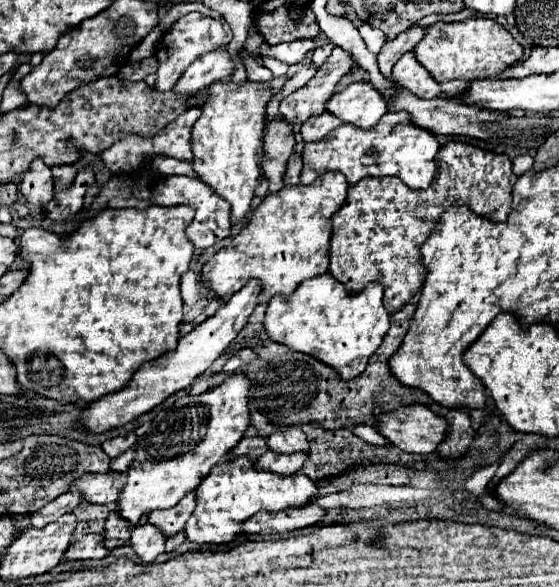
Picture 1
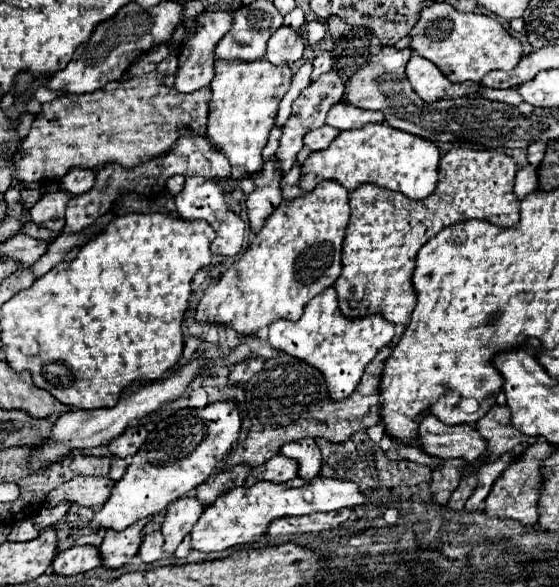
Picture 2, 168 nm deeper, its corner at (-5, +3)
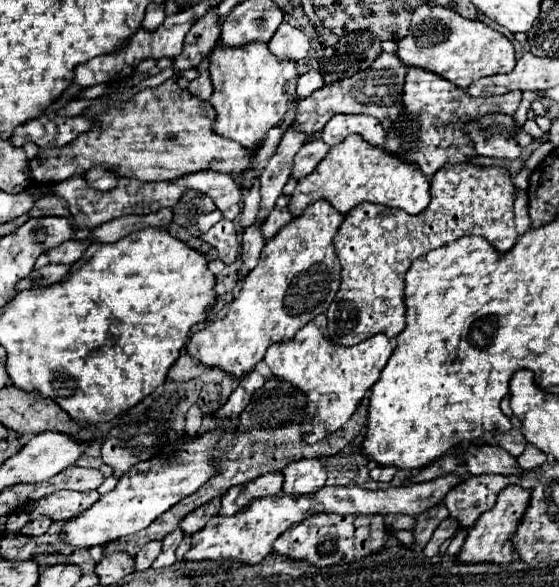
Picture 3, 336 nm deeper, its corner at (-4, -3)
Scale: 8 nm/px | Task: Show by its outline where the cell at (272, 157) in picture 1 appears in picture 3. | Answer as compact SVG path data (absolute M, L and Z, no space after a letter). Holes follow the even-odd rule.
M252 225L248 227L244 233L242 233L242 249L240 249L240 277L246 277L256 265L258 265L258 259L260 259L260 253L262 253L262 247L264 247L264 237L262 237L262 231L258 225Z

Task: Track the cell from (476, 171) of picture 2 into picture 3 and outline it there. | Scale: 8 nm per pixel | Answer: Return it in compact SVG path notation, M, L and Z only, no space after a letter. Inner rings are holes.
M448 163L432 175L430 185L432 201L418 215L374 203L360 203L346 215L334 237L334 251L342 265L342 285L326 311L328 335L334 343L352 347L376 333L394 339L406 325L406 309L402 307L404 275L410 263L428 251L464 235L484 237L498 253L514 247L518 239L514 229L516 187L506 169Z

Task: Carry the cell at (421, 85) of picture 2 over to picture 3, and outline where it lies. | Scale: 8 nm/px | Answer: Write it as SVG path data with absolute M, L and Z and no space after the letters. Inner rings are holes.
M408 67L402 95L404 111L402 117L394 121L394 127L386 131L384 151L418 165L426 177L432 177L446 163L466 163L472 157L476 157L470 137L462 133L464 123L480 119L486 113L514 115L520 101L522 101L520 91L510 91L500 97L470 97L464 89L454 87L440 75ZM396 137L402 141L396 141Z

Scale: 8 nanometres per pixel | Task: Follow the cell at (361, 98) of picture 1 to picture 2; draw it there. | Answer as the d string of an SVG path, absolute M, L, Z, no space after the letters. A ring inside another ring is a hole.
M339 101L327 113L327 125L337 127L339 131L345 129L361 129L367 123L383 123L383 113L375 113L369 109L355 109L355 105L347 105L347 101Z

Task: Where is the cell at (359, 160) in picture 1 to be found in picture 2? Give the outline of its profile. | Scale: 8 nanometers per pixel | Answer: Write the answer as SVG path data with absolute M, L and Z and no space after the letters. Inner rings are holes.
M387 123L365 125L361 129L341 131L327 149L311 153L303 163L299 187L311 191L323 179L335 179L349 191L361 183L375 183L385 189L401 191L409 199L425 199L437 187L439 157L439 147L423 137L393 129Z

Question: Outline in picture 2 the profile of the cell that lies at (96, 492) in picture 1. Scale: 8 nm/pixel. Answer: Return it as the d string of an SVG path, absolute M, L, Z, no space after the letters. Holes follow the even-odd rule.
M73 477L71 481L63 483L59 489L47 495L45 507L59 505L61 501L71 501L85 507L101 507L107 497L111 497L111 489L115 487L115 481L109 477Z

